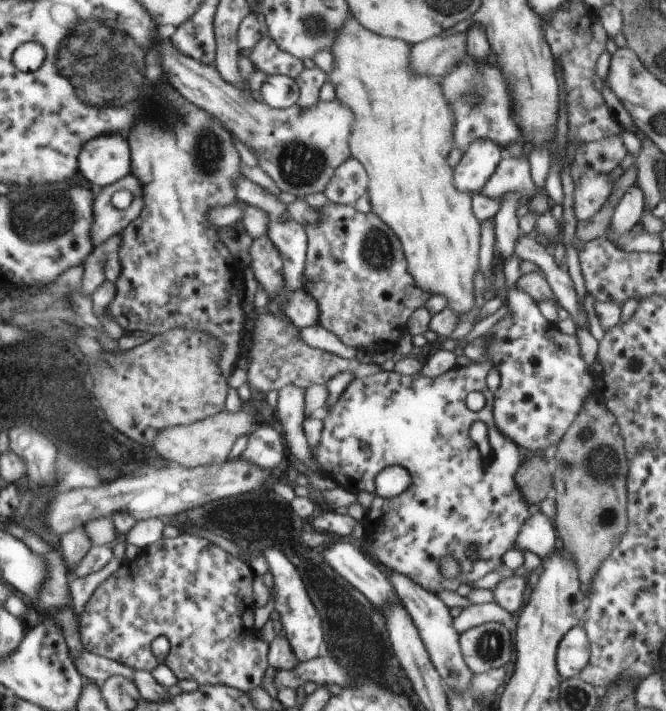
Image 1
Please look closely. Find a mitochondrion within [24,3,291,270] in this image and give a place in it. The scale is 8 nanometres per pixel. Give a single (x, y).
(108, 68)

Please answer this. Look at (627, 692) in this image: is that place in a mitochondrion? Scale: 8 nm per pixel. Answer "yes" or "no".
no

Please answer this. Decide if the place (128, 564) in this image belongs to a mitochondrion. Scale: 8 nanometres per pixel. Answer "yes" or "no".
no

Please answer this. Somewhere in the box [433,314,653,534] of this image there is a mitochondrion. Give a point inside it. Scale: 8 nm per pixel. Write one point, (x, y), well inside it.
(601, 463)

